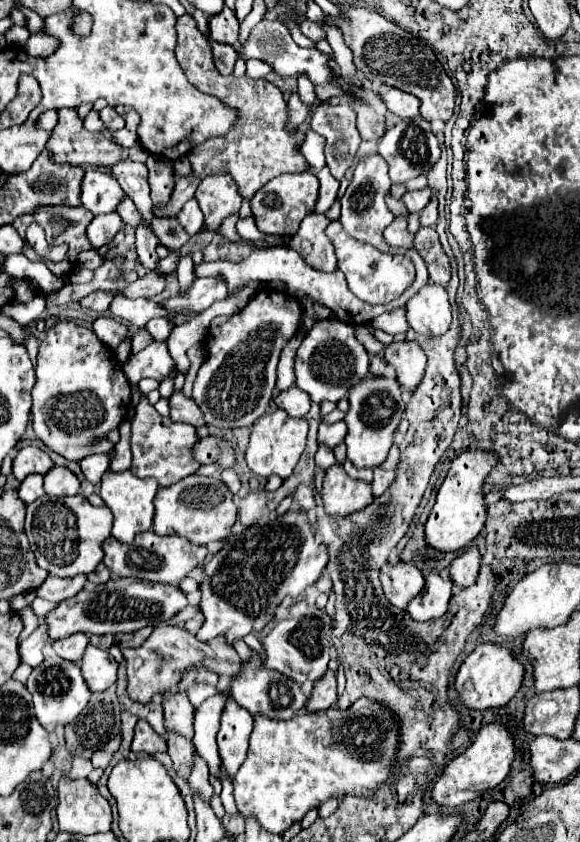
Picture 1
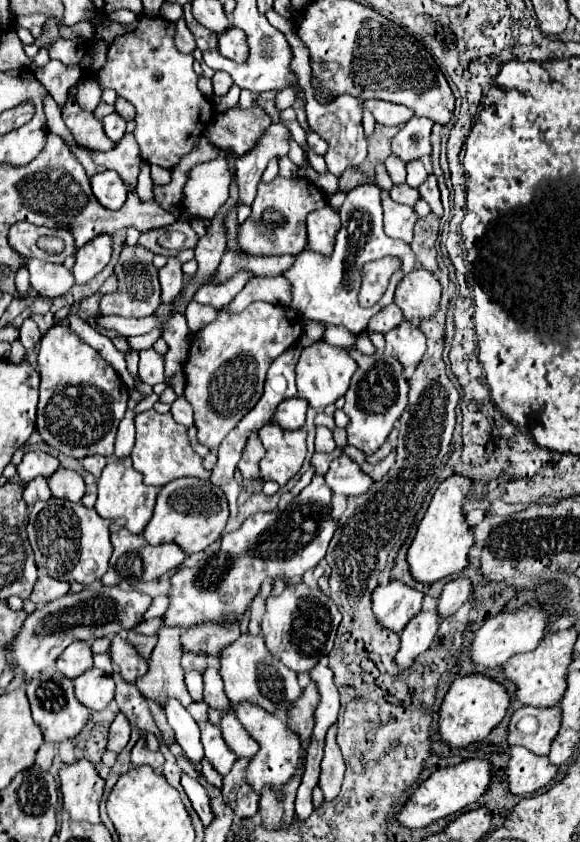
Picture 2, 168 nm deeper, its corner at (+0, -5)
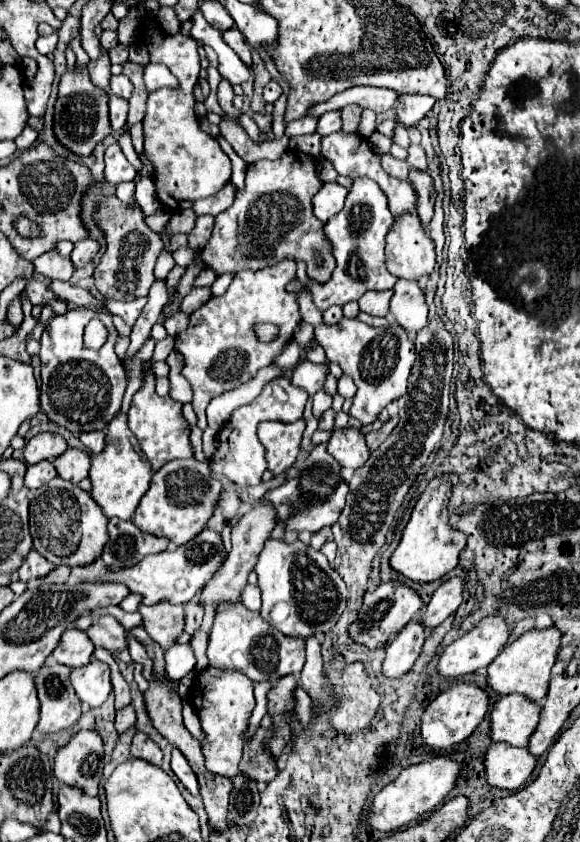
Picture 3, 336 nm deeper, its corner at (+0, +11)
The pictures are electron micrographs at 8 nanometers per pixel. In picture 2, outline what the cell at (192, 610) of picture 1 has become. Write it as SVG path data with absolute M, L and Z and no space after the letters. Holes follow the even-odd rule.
M155 617L149 620L140 622L133 630L145 635L153 635L163 625L161 617Z

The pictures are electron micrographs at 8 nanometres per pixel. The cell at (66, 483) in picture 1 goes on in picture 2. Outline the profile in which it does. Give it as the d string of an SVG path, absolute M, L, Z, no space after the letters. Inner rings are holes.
M59 468L53 476L49 476L49 488L55 498L63 498L69 502L81 502L85 494L83 478L67 468Z

